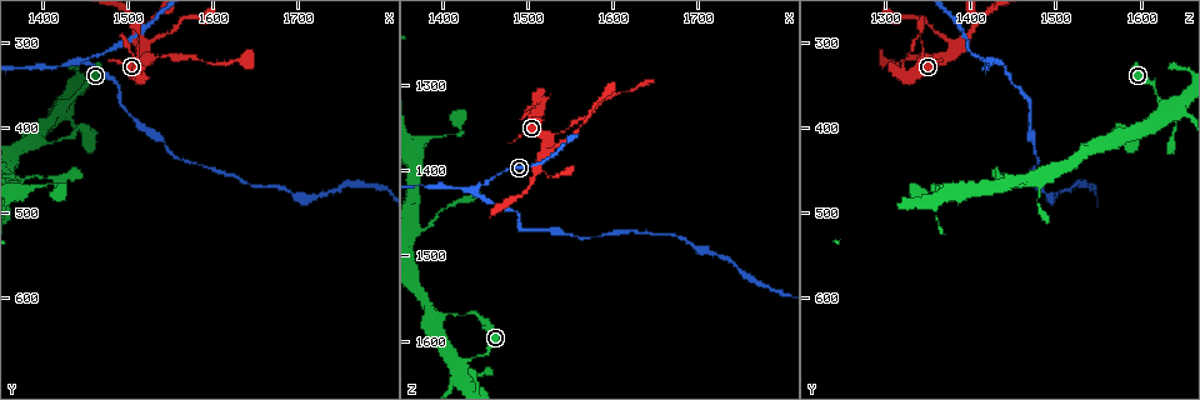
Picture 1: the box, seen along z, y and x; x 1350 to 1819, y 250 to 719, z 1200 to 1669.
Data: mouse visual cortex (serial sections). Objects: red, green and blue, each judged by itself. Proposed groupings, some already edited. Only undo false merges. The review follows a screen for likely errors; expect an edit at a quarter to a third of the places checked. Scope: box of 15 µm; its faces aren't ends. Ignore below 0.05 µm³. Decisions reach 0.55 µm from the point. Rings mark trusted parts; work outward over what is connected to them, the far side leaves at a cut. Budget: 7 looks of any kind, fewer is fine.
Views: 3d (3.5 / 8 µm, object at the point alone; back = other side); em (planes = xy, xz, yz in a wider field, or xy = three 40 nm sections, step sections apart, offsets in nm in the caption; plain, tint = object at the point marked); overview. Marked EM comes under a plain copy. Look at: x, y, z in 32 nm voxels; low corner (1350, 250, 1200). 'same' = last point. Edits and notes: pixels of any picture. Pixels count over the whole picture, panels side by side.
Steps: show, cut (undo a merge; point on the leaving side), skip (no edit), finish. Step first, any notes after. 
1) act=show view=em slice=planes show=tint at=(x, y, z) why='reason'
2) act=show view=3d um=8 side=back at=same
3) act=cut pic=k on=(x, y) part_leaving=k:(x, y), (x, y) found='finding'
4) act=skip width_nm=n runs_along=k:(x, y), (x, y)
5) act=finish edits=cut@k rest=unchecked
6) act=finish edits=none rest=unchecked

act=show view=3d um=3.5 at=(1510, 285, 1405) why='small branch off a trunk'

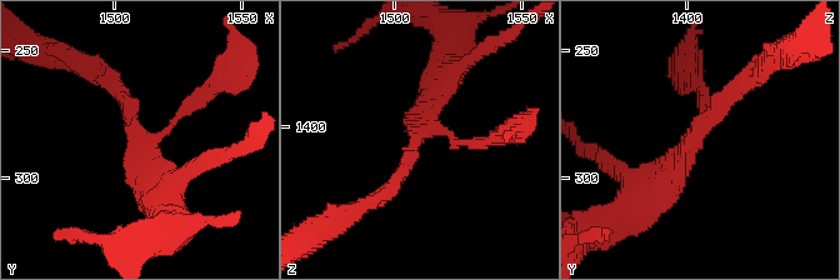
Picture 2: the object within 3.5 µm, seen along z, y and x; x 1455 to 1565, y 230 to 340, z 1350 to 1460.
act=show view=em slice=xy step=1 show=tint at=(1509, 288, 1402) arms=3 arm_widths_nm=100,200,350

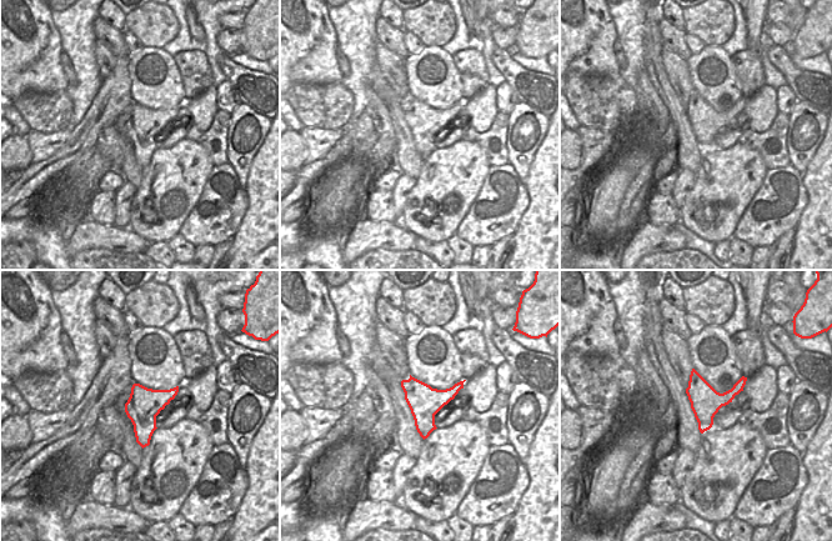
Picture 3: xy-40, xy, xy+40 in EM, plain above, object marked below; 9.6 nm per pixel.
act=show view=em slice=planes show=tint at=same why='another direction'

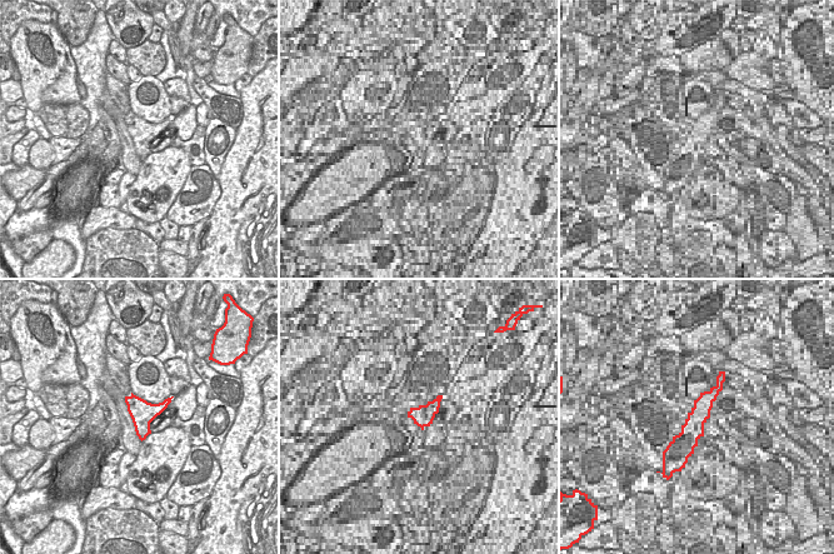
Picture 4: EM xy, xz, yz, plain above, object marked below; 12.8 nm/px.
act=skip runs_along=2:(630, 201), (653, 194), (743, 90) found='all the same cell'

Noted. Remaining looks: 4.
act=show view=3d um=8 at=(1545, 320, 1350) why='thin neck'

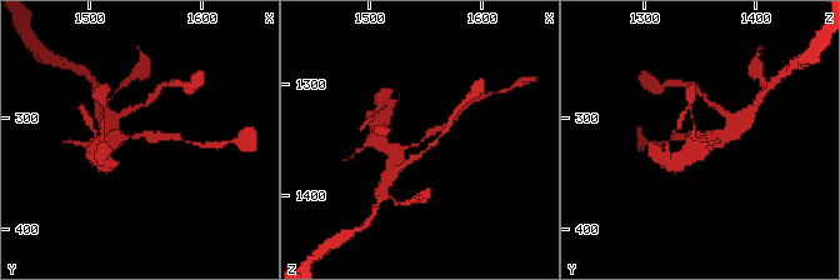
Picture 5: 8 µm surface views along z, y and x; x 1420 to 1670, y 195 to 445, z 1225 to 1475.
act=show view=em slice=planes show=tint at=(1548, 316, 1350) arm_widths_nm=150,300

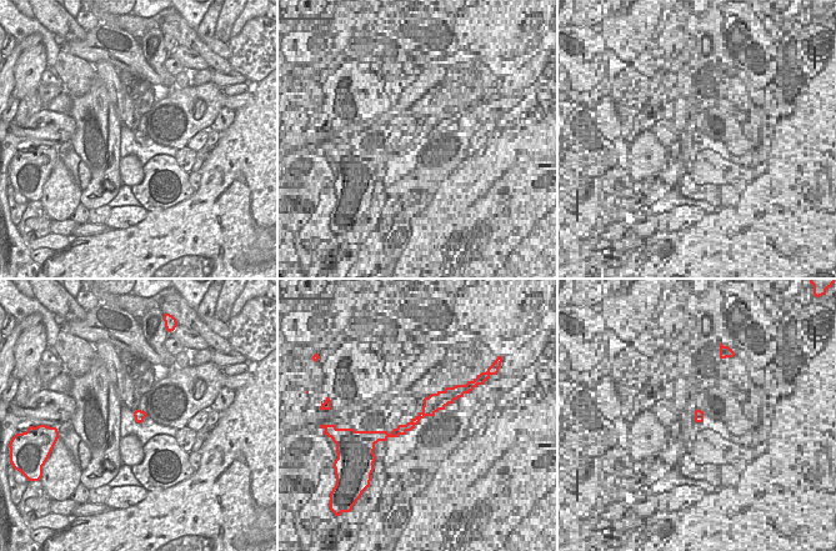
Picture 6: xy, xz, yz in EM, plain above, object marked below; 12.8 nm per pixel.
act=skip runs_along=5:(390, 150), (414, 146), (454, 119) found='all the same cell'

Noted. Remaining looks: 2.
act=show view=3d um=3.5 at=(1440, 320, 1425) why='arms part here'

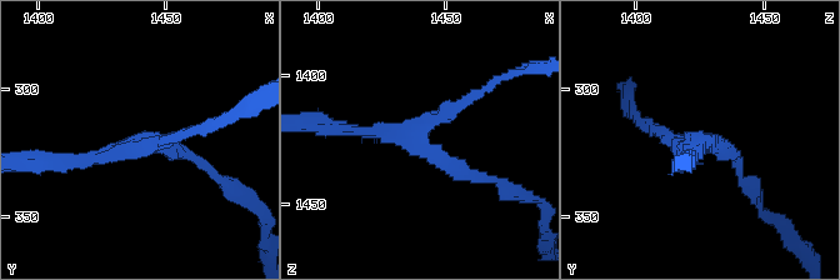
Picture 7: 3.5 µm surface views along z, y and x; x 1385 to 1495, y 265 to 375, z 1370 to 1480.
act=show view=em slice=xy step=1 show=tint at=(1440, 322, 1423) arms=3 arm_widths_nm=150,150,200

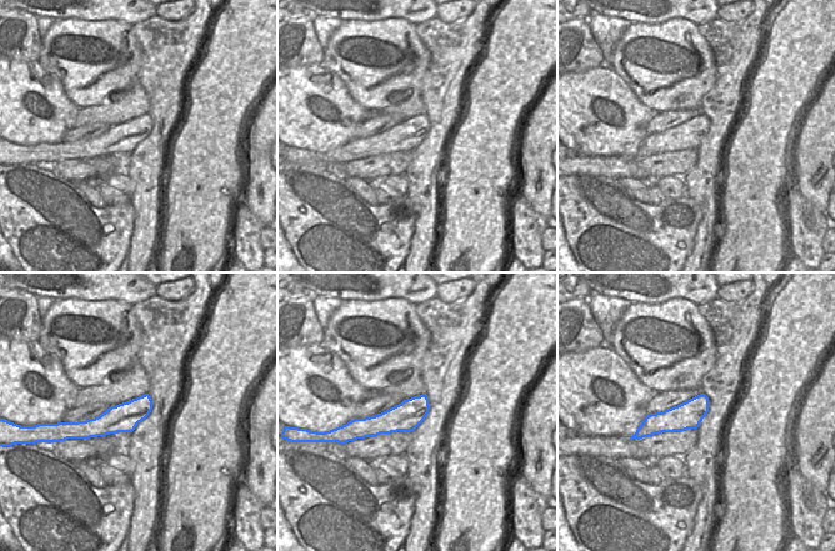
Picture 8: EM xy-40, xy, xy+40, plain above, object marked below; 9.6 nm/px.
act=skip runs_along=7:(650, 128), (720, 143), (740, 161) found='continuous, no second cell'

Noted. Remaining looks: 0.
act=finish edits=none rest=unchecked

